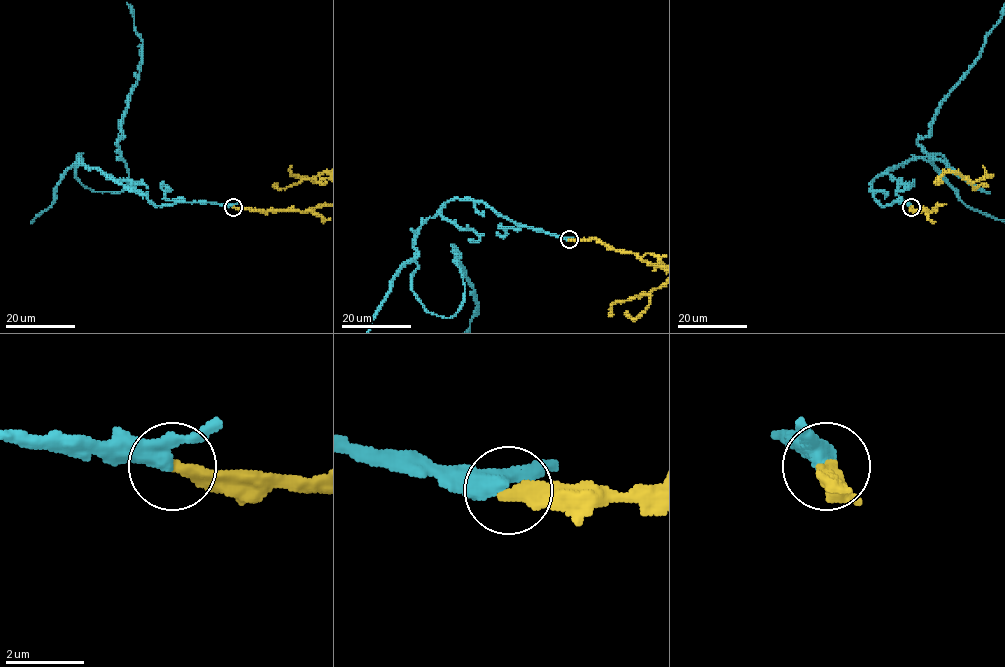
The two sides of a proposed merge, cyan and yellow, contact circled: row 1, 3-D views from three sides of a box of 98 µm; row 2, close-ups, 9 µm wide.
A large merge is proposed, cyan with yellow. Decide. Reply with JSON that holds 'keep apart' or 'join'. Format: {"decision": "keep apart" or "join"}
{"decision": "join"}

